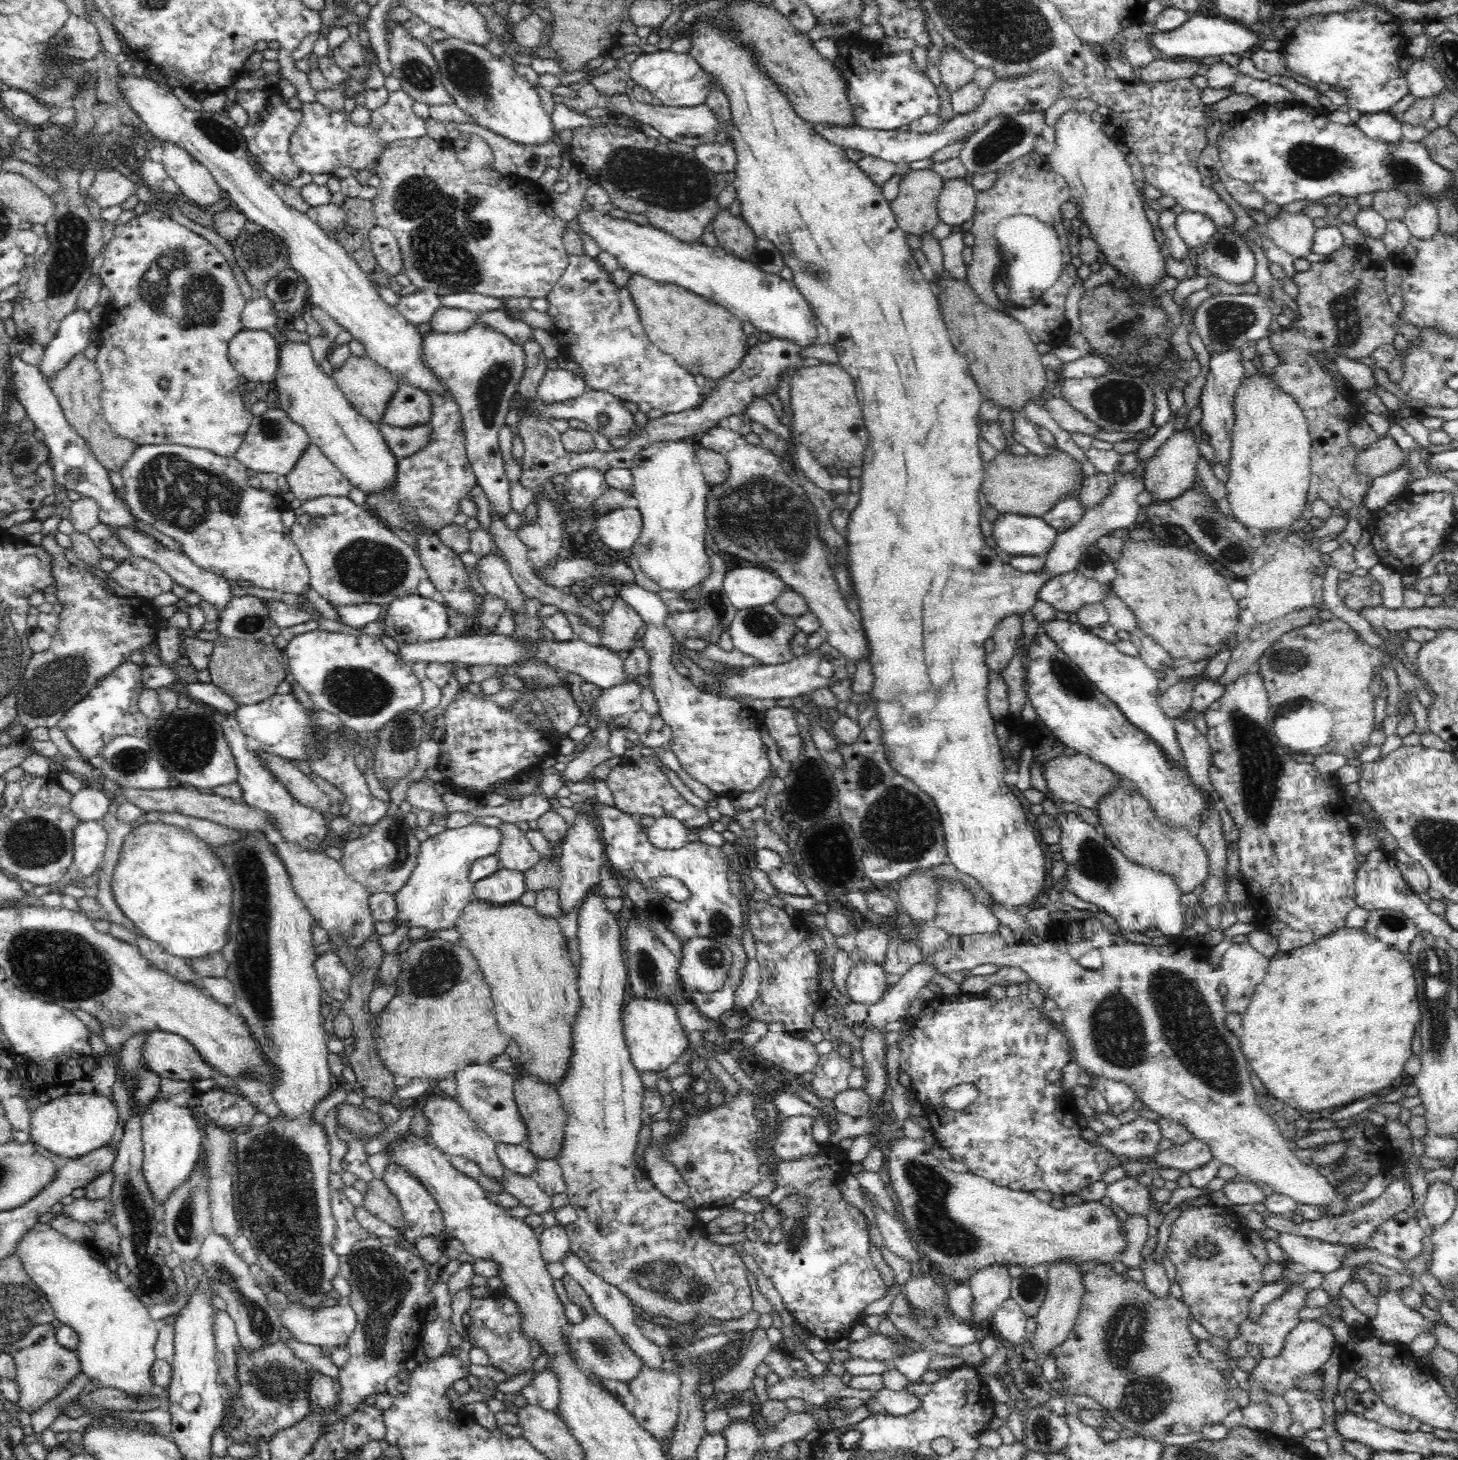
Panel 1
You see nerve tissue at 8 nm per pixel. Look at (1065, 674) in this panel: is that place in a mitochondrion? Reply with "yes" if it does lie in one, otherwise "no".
yes

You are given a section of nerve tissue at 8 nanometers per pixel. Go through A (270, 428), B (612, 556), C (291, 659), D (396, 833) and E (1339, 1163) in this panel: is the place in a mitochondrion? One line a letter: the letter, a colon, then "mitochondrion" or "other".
A: mitochondrion
B: other
C: other
D: mitochondrion
E: other

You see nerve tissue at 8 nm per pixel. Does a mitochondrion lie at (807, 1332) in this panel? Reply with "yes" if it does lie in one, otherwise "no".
no

